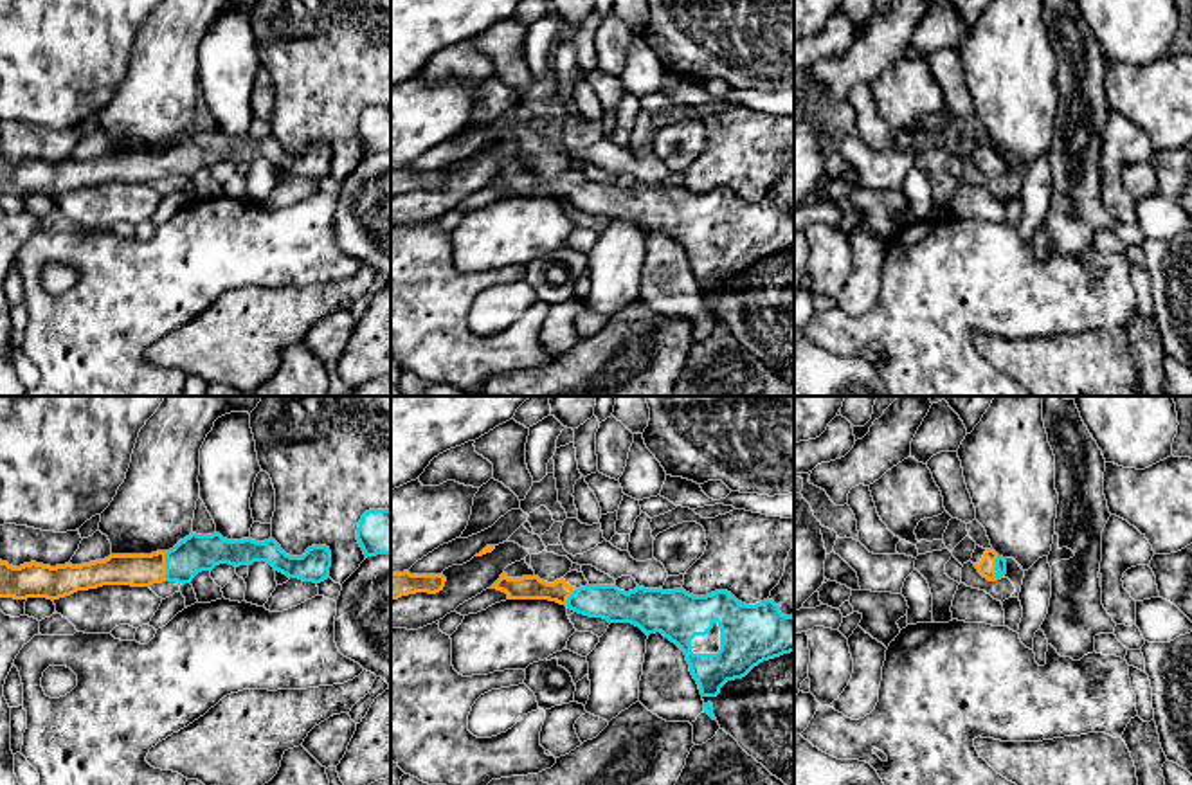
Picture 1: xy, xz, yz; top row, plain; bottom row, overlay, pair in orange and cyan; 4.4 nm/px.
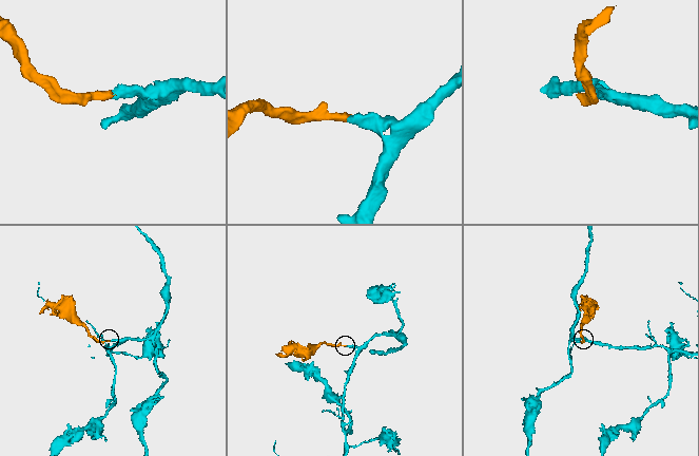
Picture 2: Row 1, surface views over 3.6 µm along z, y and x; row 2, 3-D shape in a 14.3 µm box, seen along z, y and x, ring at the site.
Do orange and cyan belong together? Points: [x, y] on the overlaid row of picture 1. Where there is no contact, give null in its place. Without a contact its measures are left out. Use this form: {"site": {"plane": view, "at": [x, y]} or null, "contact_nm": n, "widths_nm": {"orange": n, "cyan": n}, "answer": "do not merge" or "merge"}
{"site": {"plane": "xy", "at": [164, 566]}, "contact_nm": 140, "widths_nm": {"orange": 140, "cyan": 170}, "answer": "merge"}

